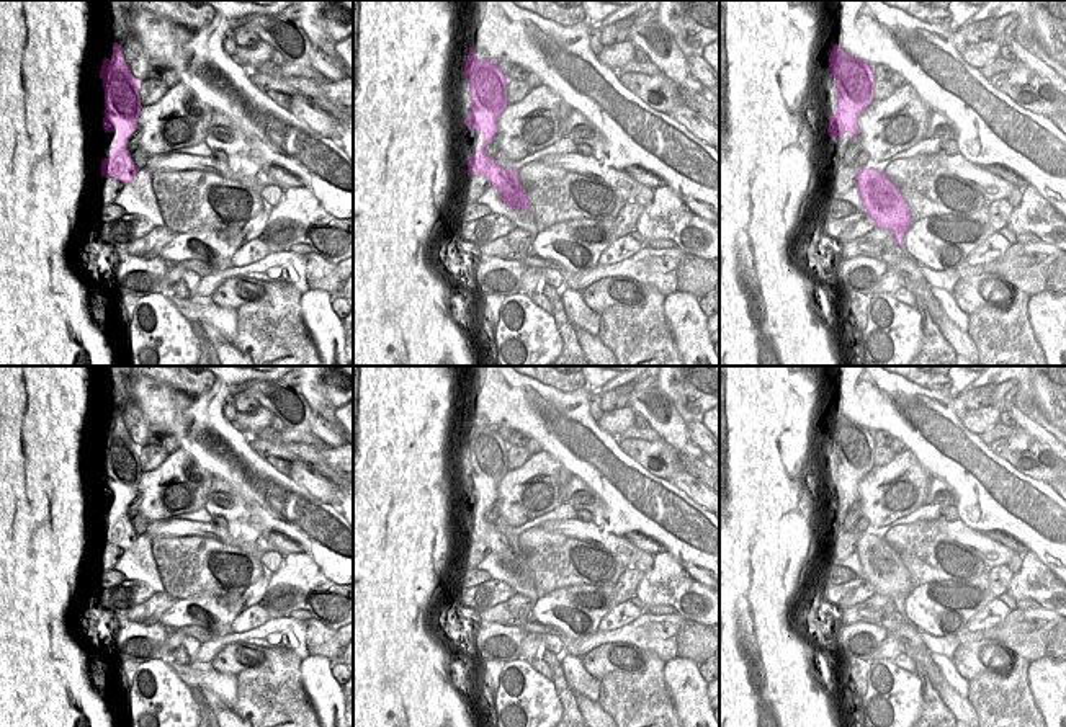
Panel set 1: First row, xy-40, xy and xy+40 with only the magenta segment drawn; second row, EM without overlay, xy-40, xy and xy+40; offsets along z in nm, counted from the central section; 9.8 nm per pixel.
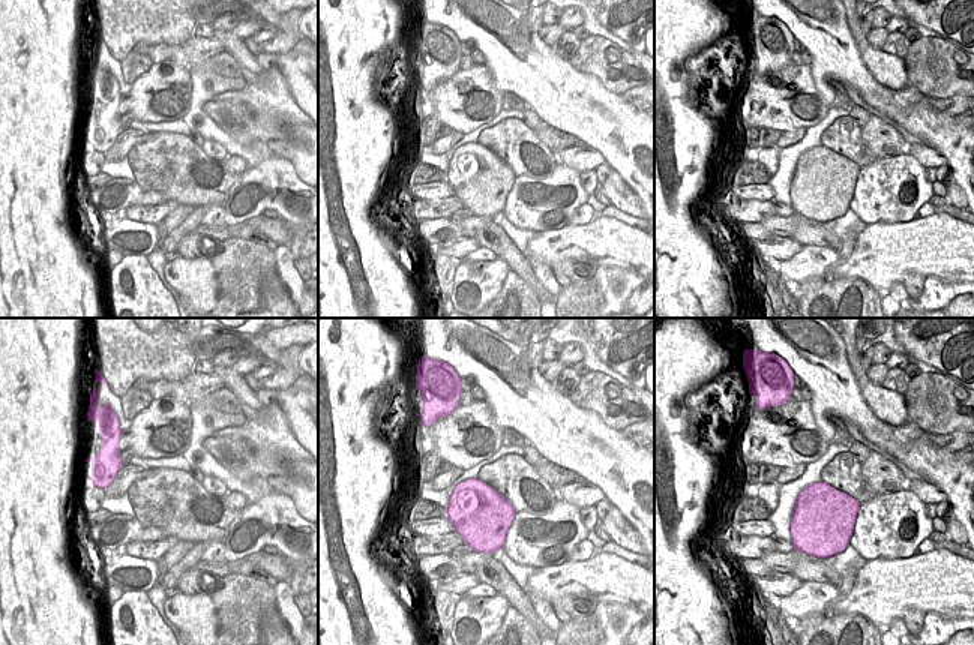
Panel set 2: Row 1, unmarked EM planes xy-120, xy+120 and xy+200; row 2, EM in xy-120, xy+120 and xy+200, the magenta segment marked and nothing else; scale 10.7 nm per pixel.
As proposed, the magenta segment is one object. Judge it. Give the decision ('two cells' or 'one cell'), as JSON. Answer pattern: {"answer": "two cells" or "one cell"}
{"answer": "one cell"}

